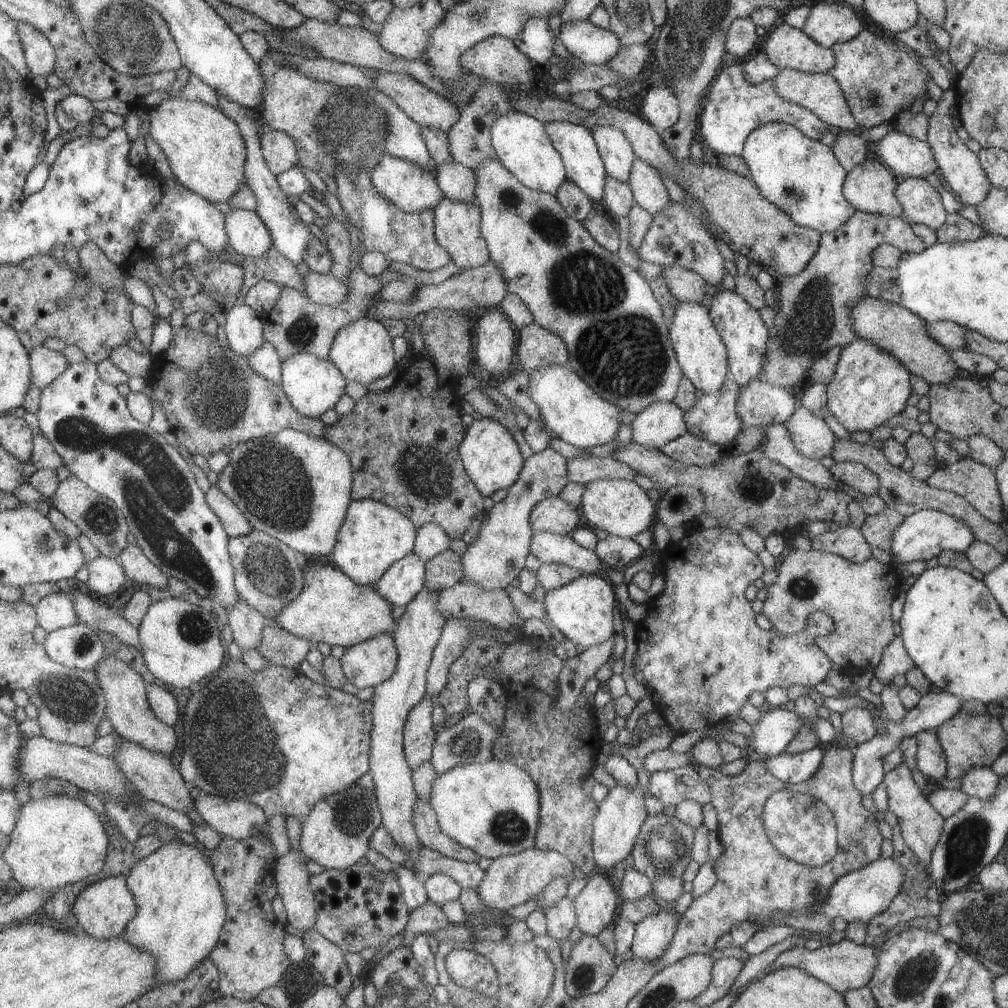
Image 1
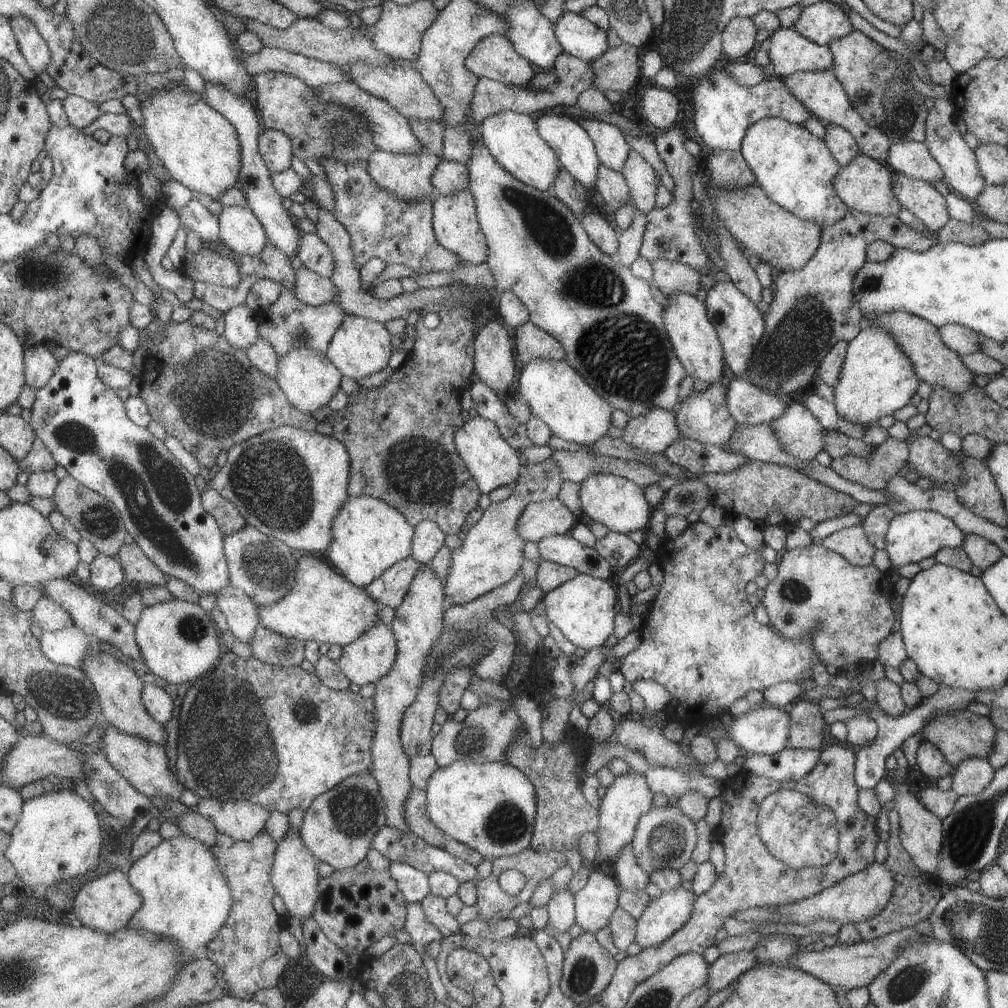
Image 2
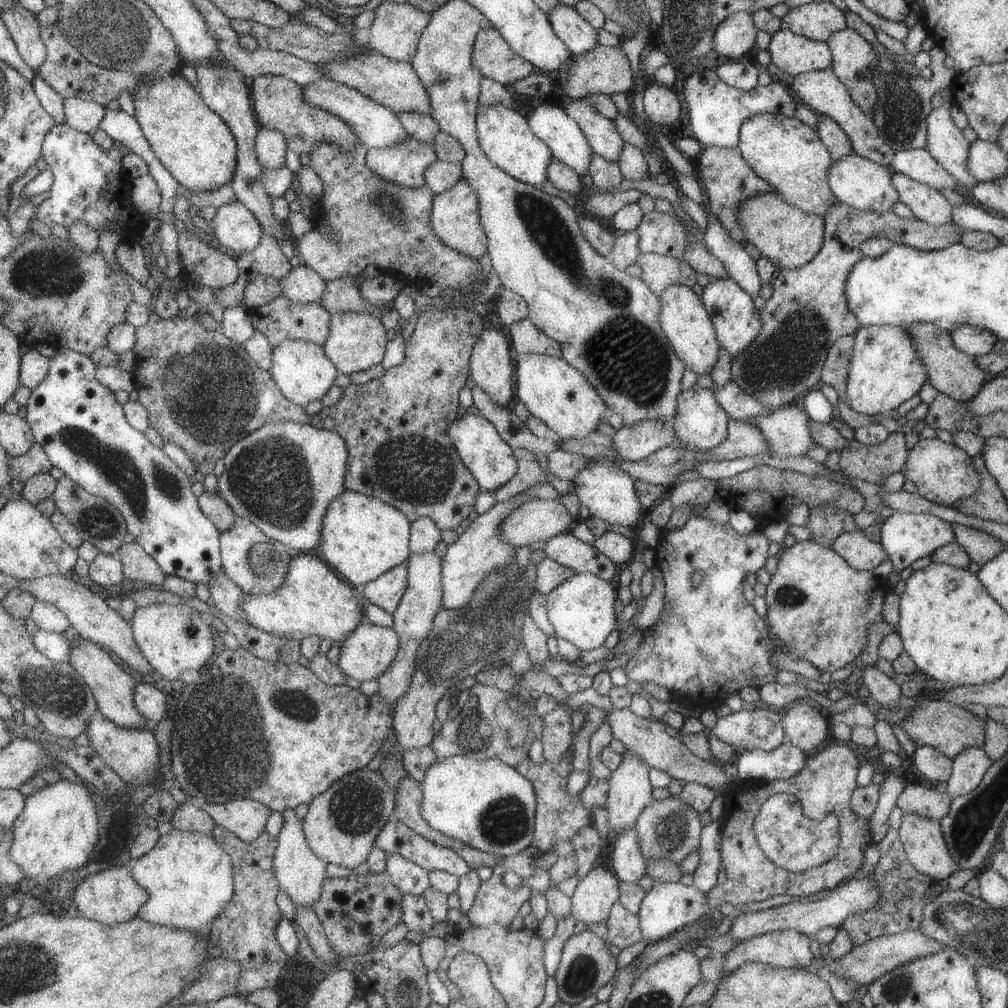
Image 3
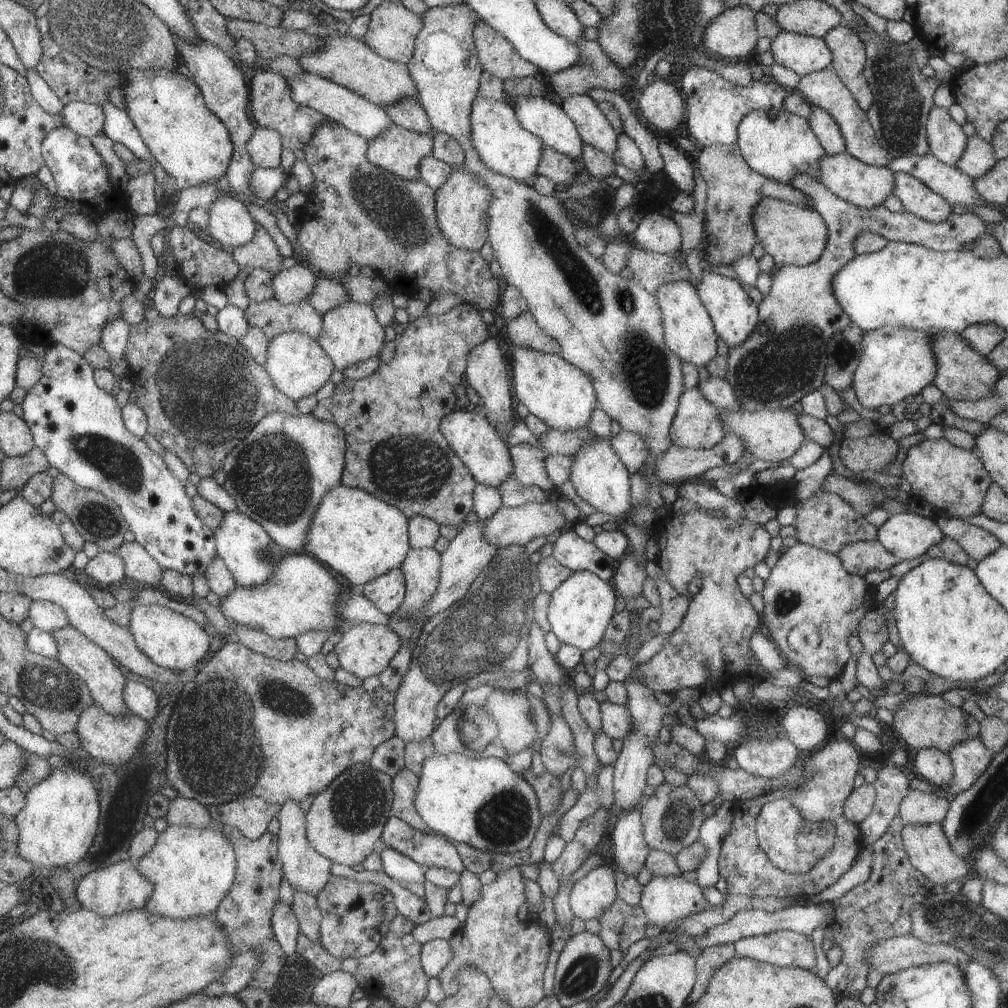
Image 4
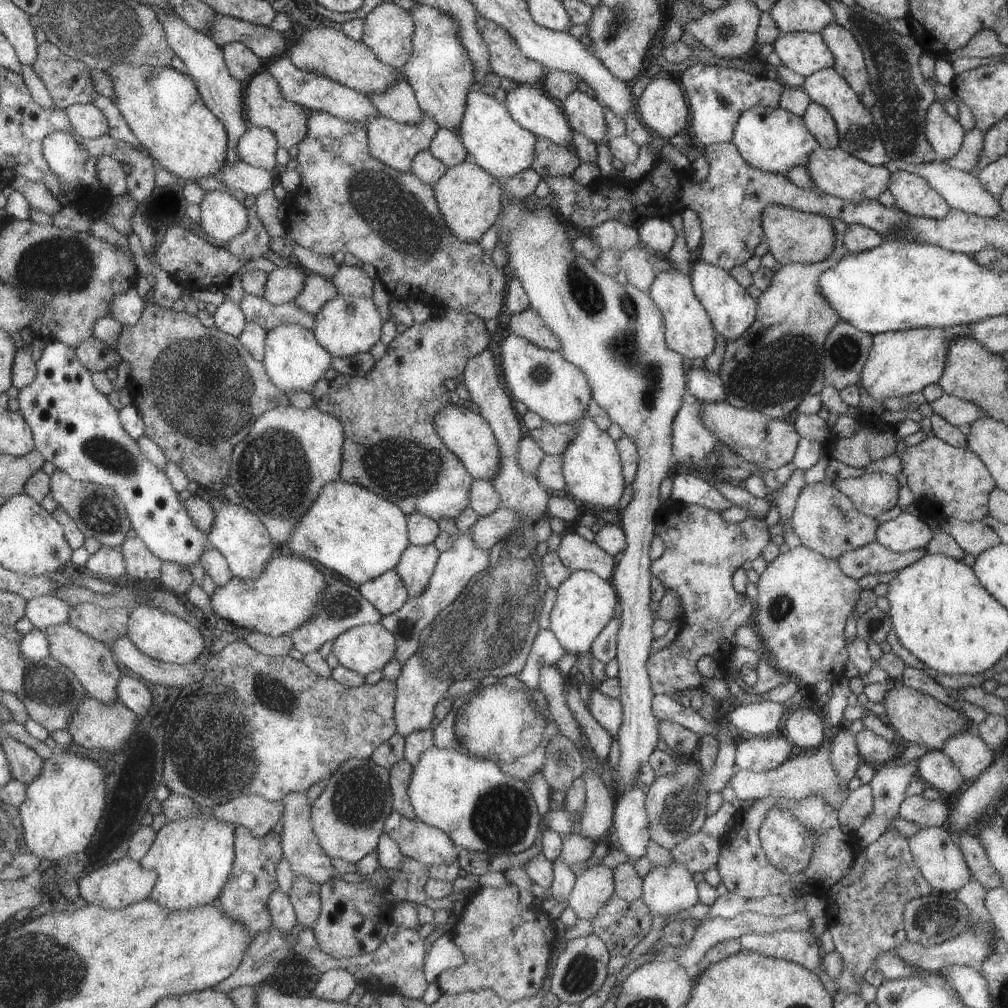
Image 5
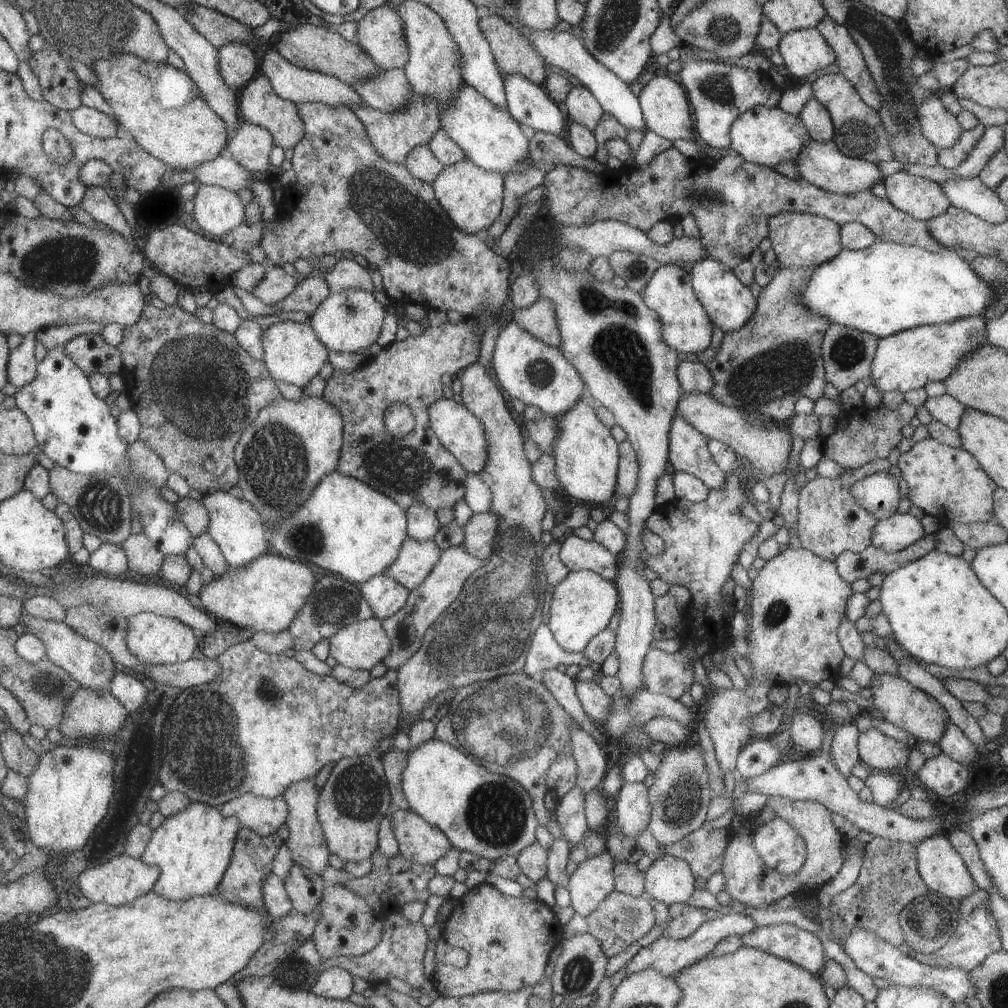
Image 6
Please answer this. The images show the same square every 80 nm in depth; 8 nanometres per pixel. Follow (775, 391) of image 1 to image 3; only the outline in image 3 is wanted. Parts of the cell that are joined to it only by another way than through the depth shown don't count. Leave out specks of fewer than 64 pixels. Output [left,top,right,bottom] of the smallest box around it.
[712,381,771,422]

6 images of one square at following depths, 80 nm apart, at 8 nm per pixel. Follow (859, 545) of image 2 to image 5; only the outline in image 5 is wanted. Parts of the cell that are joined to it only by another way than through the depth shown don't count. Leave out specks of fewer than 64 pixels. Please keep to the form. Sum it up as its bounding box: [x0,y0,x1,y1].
[836,541,925,581]

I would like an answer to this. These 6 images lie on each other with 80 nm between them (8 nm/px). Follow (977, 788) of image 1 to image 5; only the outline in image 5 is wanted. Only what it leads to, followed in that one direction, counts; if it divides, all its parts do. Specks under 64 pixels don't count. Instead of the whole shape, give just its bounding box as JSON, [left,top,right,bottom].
[940,731,992,780]

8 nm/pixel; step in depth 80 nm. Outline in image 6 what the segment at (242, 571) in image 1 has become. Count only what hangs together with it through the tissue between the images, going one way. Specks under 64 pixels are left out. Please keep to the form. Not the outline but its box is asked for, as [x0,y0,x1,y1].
[200,491,269,569]

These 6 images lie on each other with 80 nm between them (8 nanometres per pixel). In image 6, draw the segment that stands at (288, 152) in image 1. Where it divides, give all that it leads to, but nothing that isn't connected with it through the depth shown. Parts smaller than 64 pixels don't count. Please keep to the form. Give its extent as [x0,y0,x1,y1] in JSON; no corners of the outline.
[226,120,274,172]

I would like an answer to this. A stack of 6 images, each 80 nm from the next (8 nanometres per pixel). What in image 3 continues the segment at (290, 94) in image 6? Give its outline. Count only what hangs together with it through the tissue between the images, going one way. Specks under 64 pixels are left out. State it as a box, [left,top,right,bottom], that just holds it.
[300,78,409,149]

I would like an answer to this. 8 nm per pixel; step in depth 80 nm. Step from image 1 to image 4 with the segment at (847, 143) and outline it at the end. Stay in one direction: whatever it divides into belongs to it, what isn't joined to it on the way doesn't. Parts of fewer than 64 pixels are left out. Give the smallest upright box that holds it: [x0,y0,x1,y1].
[806,105,845,155]

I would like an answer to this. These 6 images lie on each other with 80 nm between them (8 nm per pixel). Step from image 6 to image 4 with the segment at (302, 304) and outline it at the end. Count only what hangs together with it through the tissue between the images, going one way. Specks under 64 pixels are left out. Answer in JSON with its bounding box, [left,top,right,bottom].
[303,274,351,315]

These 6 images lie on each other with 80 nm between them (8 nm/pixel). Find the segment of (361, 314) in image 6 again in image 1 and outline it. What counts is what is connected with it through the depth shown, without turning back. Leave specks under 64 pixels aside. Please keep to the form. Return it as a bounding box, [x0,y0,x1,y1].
[328,316,397,386]

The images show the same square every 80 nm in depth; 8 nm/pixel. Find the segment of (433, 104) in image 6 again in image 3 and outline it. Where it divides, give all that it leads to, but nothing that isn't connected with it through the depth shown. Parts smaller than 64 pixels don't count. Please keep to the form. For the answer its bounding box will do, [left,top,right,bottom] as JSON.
[365,137,436,188]

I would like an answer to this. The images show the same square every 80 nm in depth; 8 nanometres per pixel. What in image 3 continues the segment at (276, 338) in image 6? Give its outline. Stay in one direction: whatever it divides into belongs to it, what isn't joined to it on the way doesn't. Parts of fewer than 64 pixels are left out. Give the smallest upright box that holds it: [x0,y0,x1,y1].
[267,339,339,407]

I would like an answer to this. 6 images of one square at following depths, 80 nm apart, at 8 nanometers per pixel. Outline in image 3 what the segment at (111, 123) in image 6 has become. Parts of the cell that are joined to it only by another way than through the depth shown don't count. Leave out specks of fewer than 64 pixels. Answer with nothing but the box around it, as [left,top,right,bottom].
[64,97,105,134]

